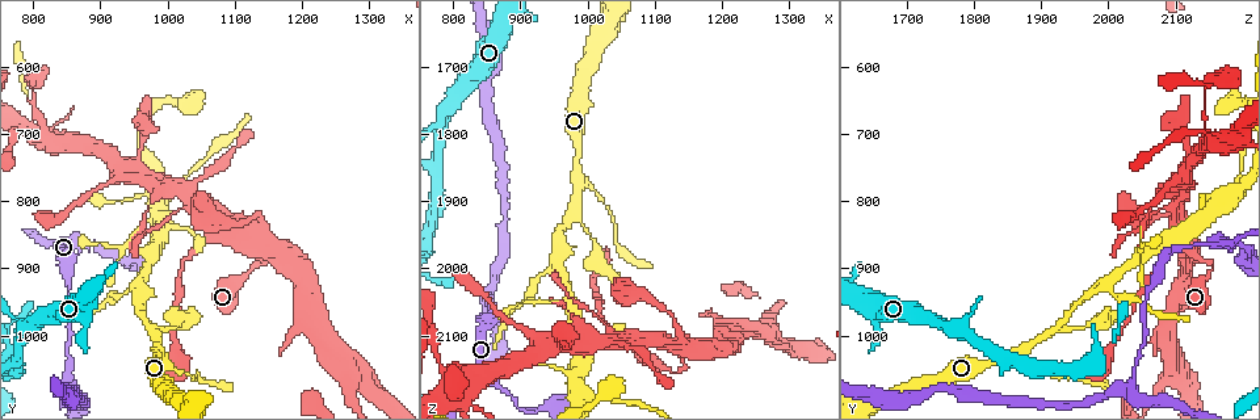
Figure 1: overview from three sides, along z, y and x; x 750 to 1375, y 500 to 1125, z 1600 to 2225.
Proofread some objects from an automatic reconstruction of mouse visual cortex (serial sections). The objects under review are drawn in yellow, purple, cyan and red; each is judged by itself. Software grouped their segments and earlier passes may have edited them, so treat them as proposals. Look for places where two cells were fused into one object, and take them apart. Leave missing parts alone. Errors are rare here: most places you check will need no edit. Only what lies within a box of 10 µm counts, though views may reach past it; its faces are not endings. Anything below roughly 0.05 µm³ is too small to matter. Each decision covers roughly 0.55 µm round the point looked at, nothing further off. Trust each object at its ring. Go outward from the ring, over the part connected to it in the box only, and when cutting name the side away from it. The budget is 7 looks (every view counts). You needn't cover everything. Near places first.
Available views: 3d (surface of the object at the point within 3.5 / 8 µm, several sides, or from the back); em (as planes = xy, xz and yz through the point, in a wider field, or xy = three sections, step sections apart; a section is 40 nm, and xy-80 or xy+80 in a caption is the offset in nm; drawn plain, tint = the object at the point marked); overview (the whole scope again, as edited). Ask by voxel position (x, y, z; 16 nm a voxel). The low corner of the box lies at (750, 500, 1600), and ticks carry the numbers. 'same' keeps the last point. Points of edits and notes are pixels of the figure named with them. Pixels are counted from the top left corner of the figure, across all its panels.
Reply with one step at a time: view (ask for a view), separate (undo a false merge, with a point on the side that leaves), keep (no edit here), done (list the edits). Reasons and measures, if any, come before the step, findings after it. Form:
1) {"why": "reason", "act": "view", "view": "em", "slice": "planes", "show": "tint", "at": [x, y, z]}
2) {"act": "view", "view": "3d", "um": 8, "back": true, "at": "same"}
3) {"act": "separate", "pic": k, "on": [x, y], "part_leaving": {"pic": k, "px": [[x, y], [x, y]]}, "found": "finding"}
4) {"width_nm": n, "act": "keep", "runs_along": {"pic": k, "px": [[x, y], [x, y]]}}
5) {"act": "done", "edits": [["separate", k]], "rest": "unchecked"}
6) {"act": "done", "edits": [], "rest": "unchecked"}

{"why": "side arm on a straight run", "act": "view", "view": "3d", "um": 8, "at": [990, 1030, 1865]}

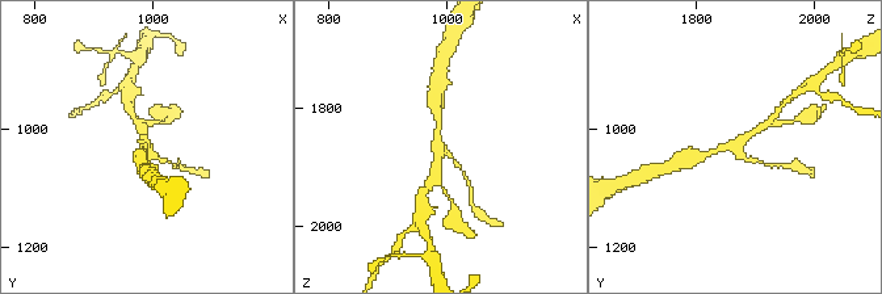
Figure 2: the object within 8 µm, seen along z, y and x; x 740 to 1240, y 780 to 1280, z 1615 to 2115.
{"arms": 3, "arm_widths_nm": [150, 200, 250], "act": "view", "view": "em", "slice": "xy", "step": 3, "show": "tint", "at": "same"}

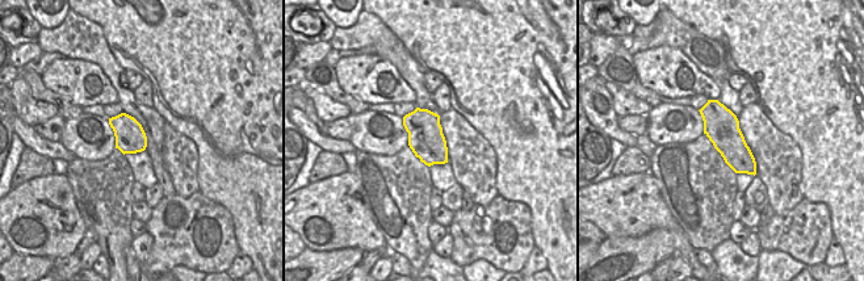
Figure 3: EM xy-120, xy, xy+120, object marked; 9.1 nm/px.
{"act": "keep", "runs_along": {"pic": 2, "px": [[700, 156], [733, 146], [767, 125]]}, "found": "all the same cell"}

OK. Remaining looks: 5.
{"why": "three-way junction", "act": "view", "view": "3d", "um": 3.5, "at": [1075, 855, 2100]}

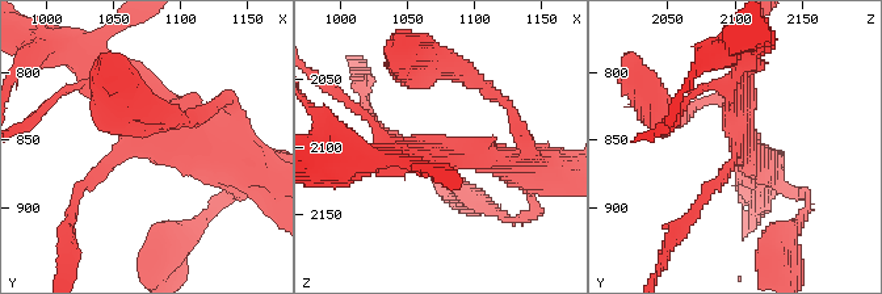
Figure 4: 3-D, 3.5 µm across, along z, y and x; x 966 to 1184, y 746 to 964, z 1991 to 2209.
{"arms": 3, "arm_widths_nm": [150, 200, 400], "why": "shape alone is not enough", "act": "view", "view": "em", "slice": "xy", "step": 3, "show": "tint", "at": [1074, 848, 2104]}

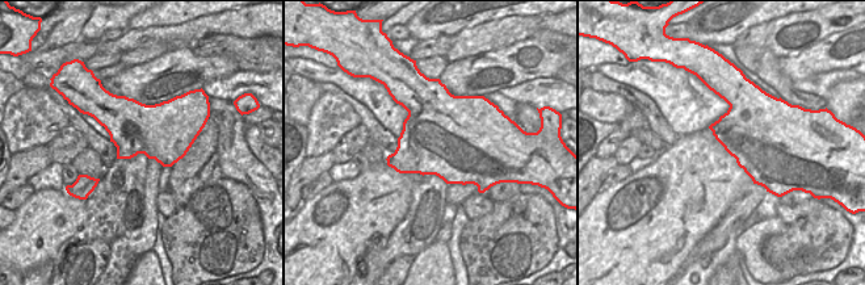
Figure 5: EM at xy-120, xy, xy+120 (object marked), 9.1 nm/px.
{"act": "keep", "runs_along": {"pic": 4, "px": [[517, 166], [408, 148], [377, 125]]}, "found": "all the same cell"}

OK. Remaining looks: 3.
{"why": "calibre changes", "act": "view", "view": "3d", "um": 3.5, "at": [1015, 1005, 2015]}

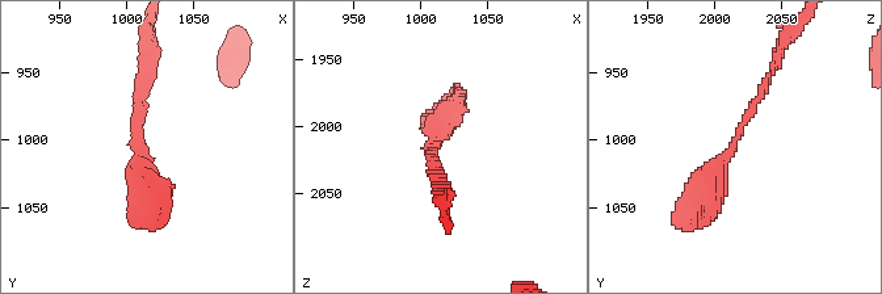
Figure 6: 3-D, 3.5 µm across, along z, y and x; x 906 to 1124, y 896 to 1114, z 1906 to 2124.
{"act": "view", "view": "em", "slice": "xy", "step": 3, "show": "tint", "at": [1010, 1004, 2014]}

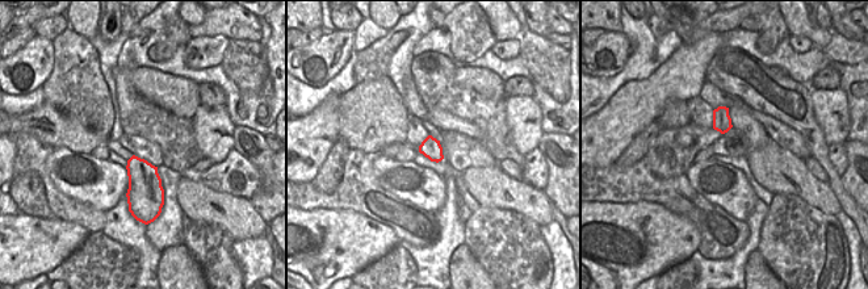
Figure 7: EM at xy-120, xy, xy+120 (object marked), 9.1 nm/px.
{"why": "another direction", "act": "view", "view": "em", "slice": "xy", "step": 5, "show": "tint", "at": "same"}

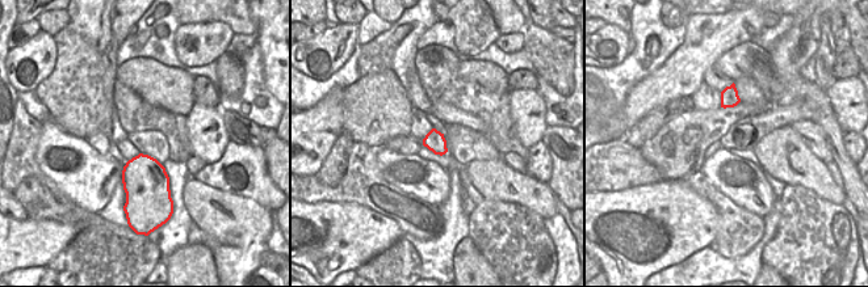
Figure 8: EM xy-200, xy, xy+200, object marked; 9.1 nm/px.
{"act": "keep", "runs_along": {"pic": 6, "px": [[769, 71], [713, 184], [685, 215]]}, "found": "one cell here"}

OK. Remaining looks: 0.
{"act": "done", "edits": [], "rest": "unchecked"}

